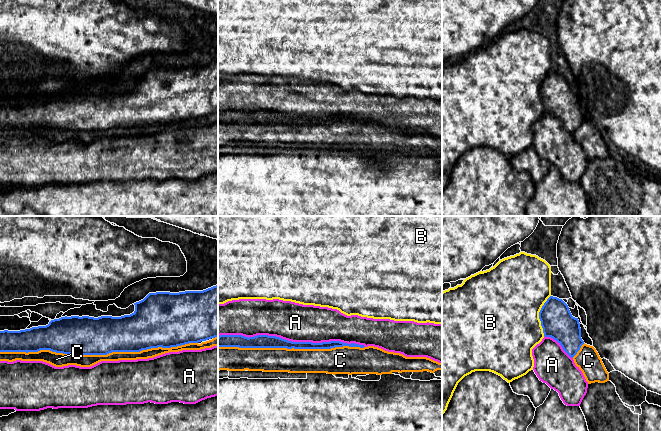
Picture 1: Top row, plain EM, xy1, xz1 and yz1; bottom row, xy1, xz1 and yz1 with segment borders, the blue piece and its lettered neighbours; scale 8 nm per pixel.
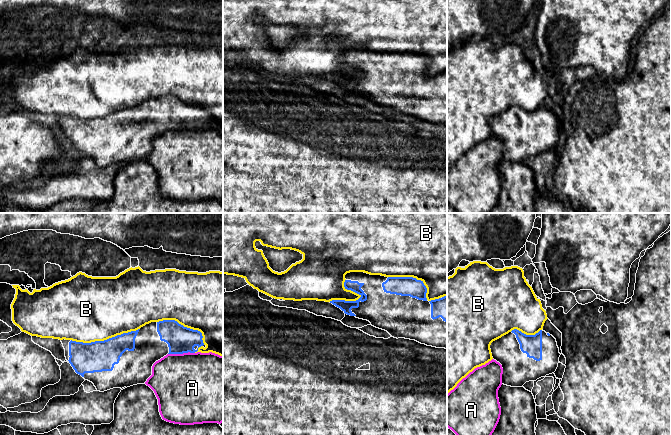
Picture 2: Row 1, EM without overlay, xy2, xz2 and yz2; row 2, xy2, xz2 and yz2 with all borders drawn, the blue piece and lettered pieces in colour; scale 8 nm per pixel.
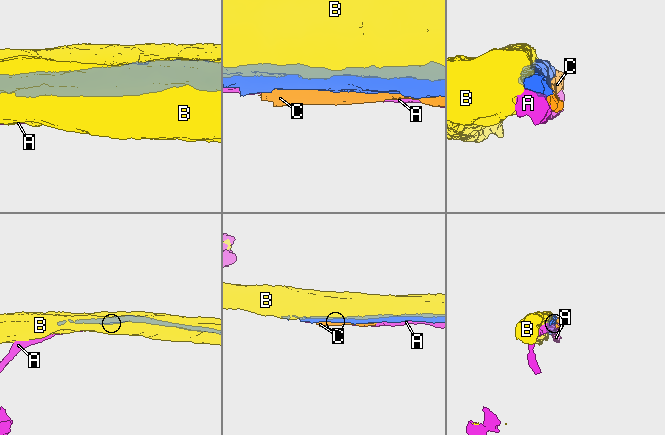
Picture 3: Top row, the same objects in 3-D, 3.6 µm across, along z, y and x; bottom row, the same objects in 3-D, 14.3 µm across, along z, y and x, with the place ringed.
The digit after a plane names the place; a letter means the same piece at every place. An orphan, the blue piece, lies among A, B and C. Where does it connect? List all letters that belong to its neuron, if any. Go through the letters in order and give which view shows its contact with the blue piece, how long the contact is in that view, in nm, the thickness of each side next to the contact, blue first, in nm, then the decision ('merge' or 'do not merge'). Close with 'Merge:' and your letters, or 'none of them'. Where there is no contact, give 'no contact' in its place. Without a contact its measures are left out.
A: xz1 | 1200 nm | 110/320 nm | do not merge
B: xy2 | 550 nm | 240/480 nm | do not merge
C: xy1 | 1600 nm | 320/100 nm | do not merge
Merge: none of them

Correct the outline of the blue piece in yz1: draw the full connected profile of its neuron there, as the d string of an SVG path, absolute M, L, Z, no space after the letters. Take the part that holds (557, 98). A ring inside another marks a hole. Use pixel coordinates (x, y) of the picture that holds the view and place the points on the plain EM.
M550 72L539 88L539 95L544 112L556 116L573 134L584 117L579 96L572 92L568 81L562 75Z

